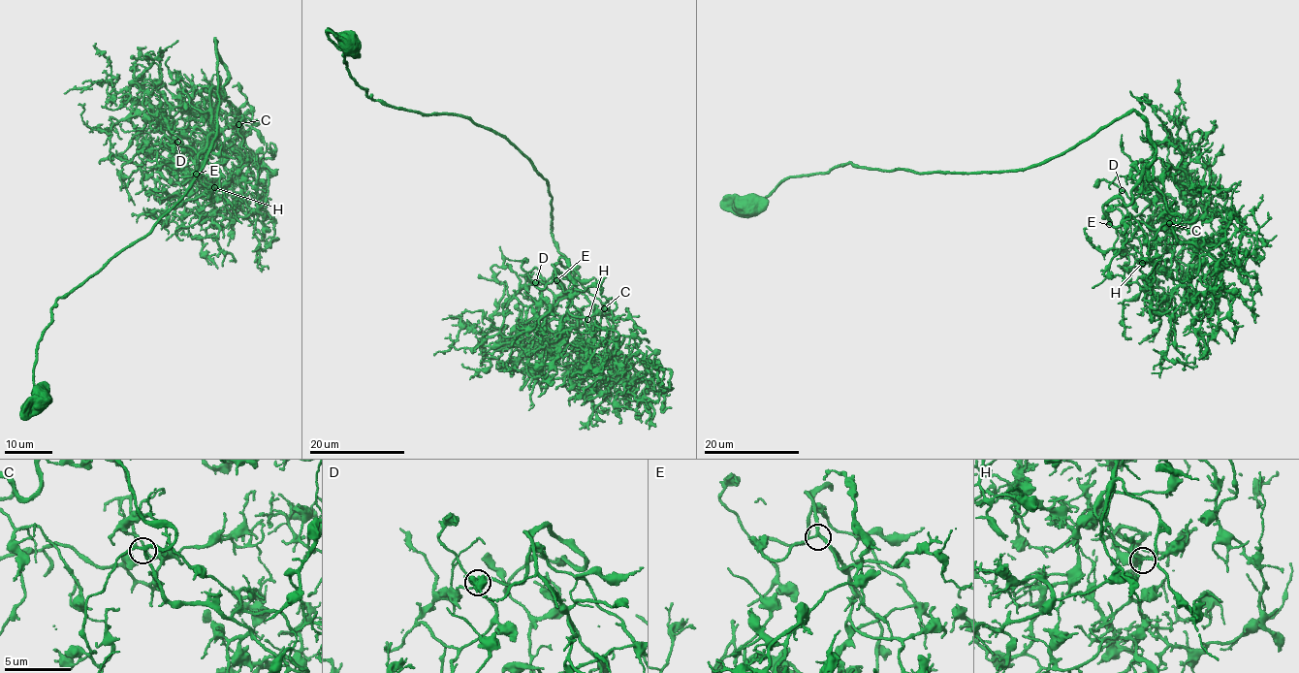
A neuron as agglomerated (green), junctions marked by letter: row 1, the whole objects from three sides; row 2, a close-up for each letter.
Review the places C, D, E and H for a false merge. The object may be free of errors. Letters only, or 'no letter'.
no letter

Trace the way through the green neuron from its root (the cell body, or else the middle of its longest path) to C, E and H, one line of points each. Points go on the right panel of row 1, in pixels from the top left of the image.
C: (747, 206), (788, 177), (850, 163), (1019, 170), (1135, 111), (1155, 148), (1151, 182), (1180, 216), (1169, 223)
E: (747, 206), (850, 163), (1019, 170), (1135, 111), (1153, 177), (1145, 168), (1130, 203), (1106, 203), (1109, 224)
H: (747, 206), (850, 163), (1019, 170), (1135, 111), (1153, 177), (1103, 212), (1134, 225), (1142, 263)

